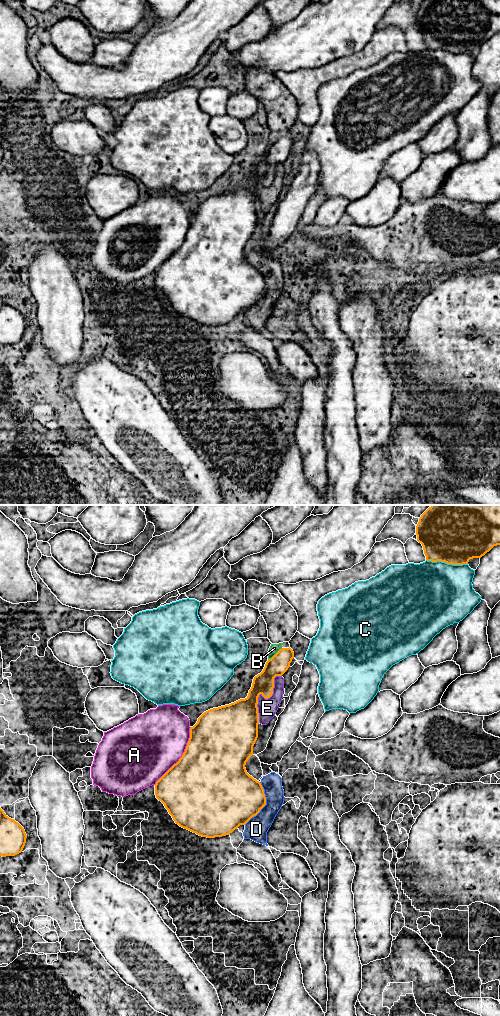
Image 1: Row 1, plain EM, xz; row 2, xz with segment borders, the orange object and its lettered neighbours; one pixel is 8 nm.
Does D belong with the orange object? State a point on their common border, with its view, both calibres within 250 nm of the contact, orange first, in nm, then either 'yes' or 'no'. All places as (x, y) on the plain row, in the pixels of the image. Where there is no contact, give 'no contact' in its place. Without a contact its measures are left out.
xz (265, 292) | 420/180 nm | no

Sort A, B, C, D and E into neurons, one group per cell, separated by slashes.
A / B D E / C

